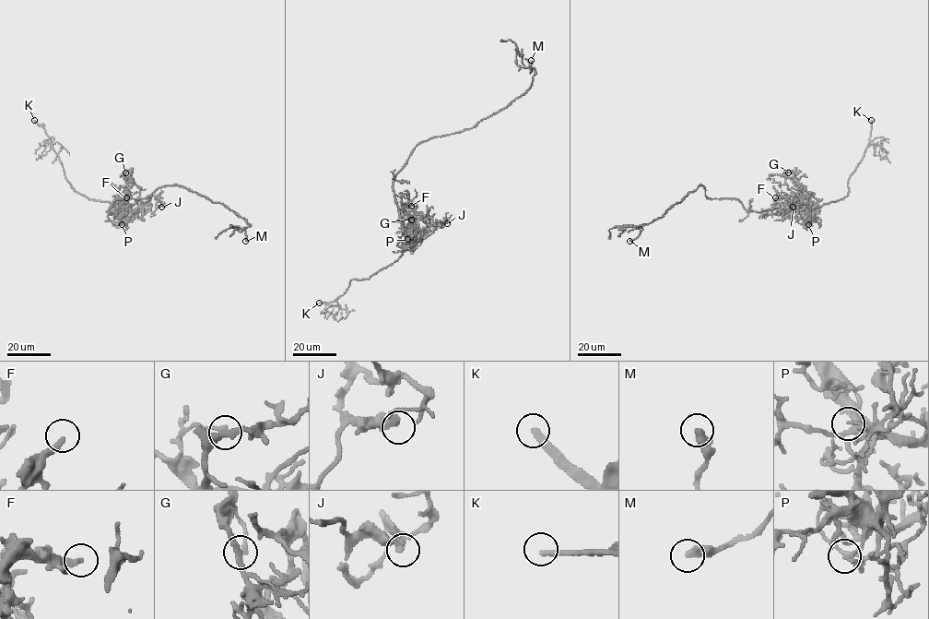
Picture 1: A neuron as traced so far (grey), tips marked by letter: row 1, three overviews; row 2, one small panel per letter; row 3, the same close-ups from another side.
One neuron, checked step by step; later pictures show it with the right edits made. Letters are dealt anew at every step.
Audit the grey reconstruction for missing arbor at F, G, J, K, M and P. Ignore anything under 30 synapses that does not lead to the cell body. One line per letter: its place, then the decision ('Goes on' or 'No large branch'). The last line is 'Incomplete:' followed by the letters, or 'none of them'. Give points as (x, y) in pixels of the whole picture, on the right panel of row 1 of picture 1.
F: Place: (775, 197). Goes on
G: Place: (788, 172). No large branch
J: Place: (793, 207). No large branch
K: Place: (871, 120). Goes on
M: Place: (629, 241). No large branch
P: Place: (808, 224). No large branch
Incomplete: F, K

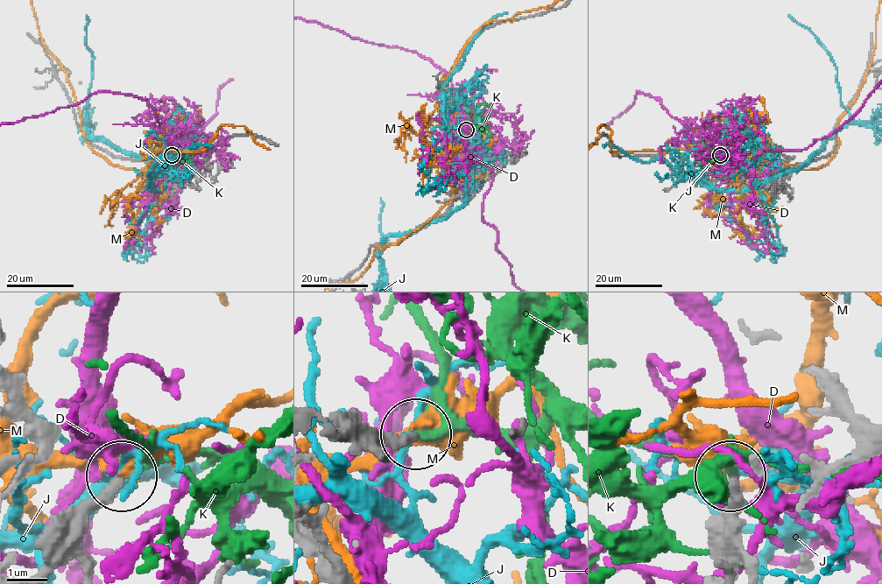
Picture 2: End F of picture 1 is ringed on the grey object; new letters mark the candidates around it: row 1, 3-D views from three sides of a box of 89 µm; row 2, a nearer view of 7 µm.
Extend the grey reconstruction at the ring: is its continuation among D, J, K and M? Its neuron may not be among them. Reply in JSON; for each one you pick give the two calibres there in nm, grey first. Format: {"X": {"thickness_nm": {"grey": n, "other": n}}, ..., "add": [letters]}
{"K": {"thickness_nm": {"grey": 240, "other": 180}}, "add": ["K"]}

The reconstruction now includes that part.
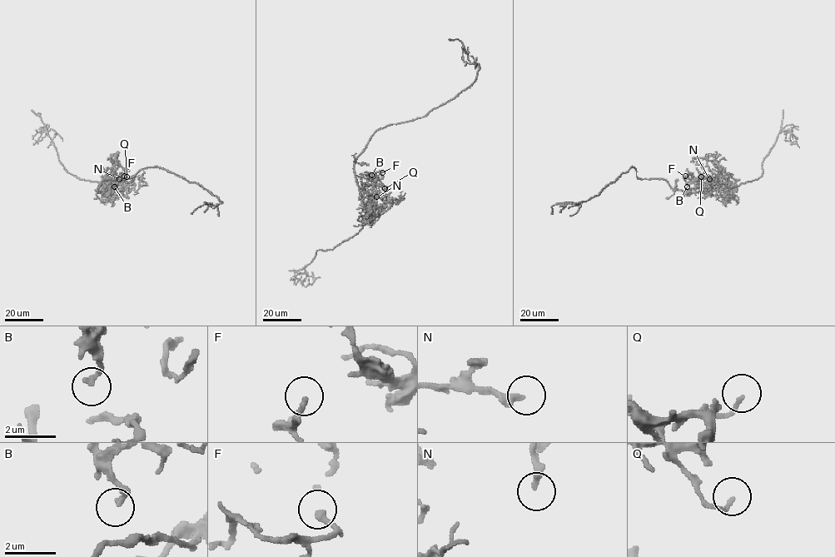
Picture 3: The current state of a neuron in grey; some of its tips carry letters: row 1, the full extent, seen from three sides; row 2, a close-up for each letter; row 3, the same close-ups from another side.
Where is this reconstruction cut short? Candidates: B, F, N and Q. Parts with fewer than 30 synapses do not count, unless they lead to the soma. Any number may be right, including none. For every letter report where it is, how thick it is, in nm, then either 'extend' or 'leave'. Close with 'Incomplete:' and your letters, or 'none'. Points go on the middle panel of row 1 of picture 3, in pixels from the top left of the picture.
B: at (371, 175); 200 nm thick; leave
F: at (382, 172); 190 nm thick; leave
N: at (376, 196); 280 nm thick; leave
Q: at (385, 188); 140 nm thick; leave
Incomplete: none

